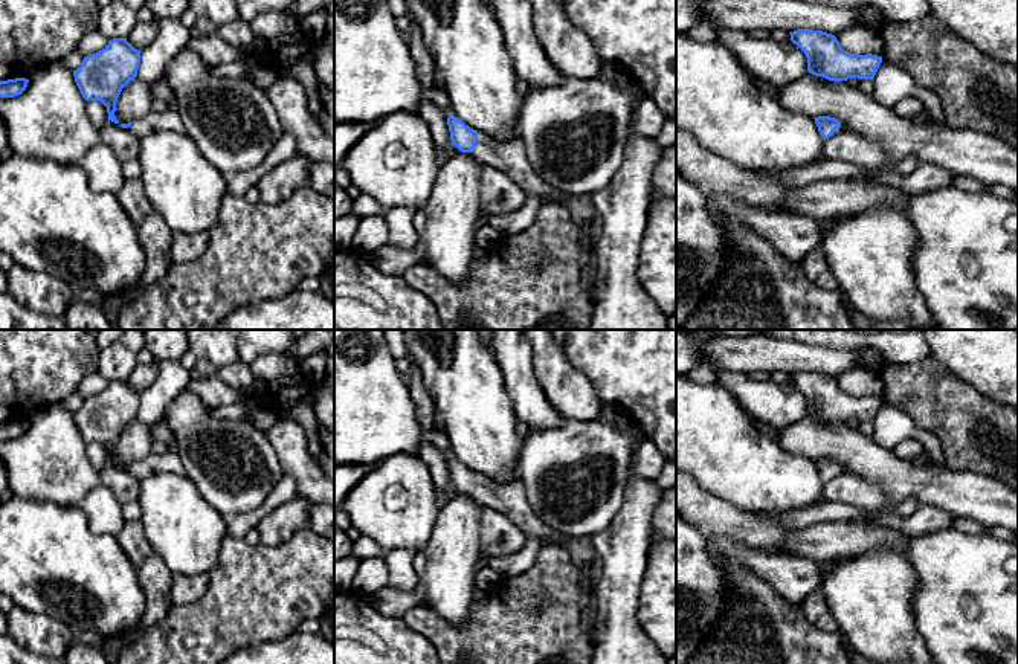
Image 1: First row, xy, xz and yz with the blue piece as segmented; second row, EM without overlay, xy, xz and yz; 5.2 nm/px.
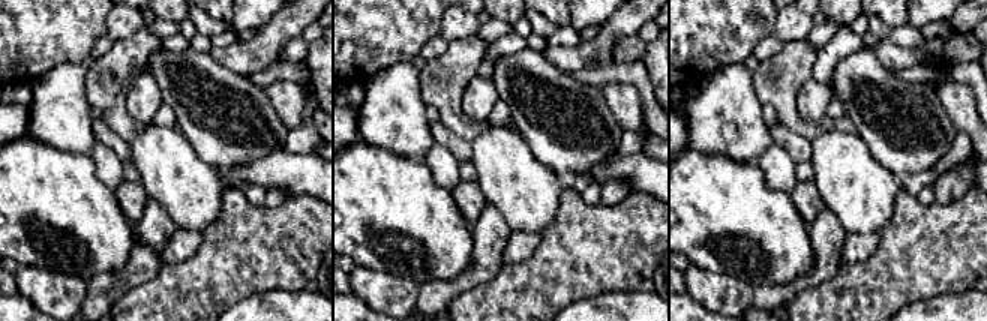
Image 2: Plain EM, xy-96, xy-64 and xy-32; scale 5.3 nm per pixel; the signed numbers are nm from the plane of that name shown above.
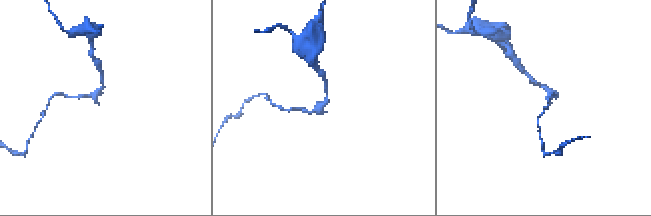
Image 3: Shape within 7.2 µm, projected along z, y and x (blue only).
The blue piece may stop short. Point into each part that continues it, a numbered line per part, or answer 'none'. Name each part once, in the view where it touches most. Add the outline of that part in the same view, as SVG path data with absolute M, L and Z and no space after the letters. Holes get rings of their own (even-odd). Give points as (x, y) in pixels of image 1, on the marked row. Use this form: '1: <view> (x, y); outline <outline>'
1: xz (510, 157); outline M478 131L478 142L472 153L481 163L487 163L514 180L525 192L552 195L556 188L543 182L527 157L520 140L498 143Z

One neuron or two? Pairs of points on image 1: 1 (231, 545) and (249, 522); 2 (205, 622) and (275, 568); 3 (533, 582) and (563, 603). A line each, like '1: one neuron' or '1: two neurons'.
1: two neurons
2: one neuron
3: one neuron

